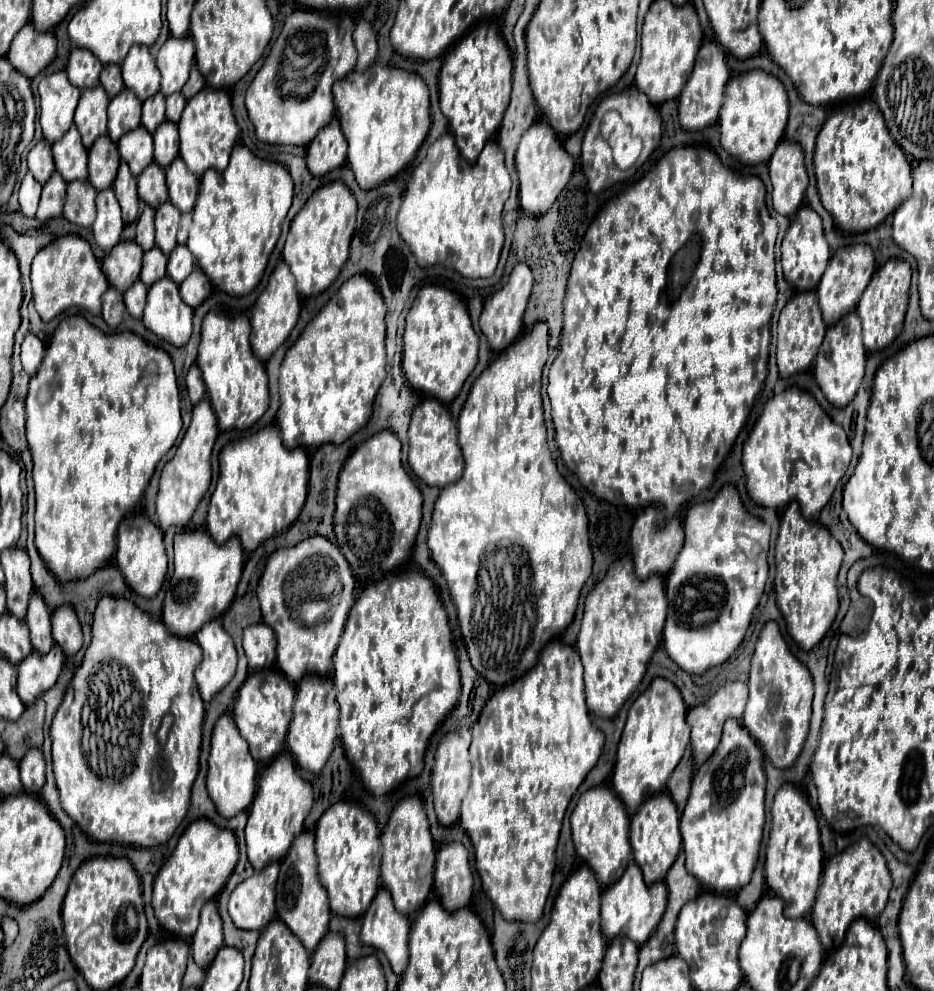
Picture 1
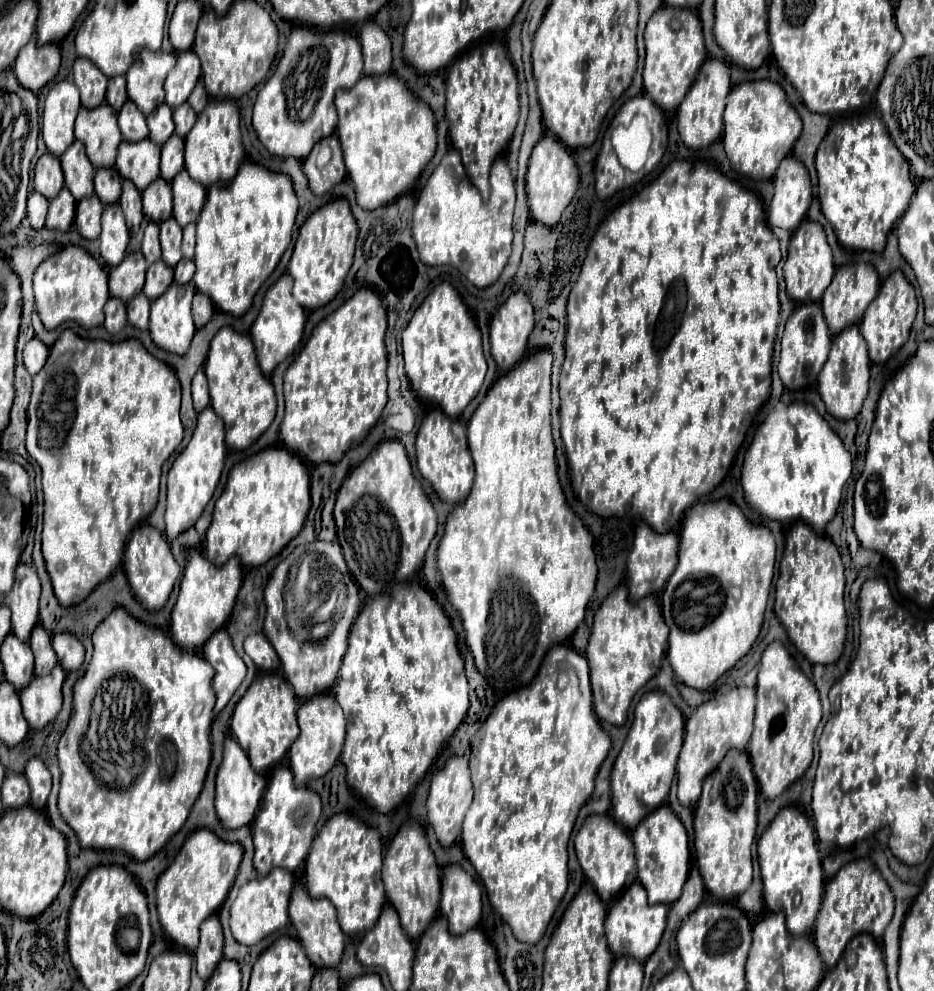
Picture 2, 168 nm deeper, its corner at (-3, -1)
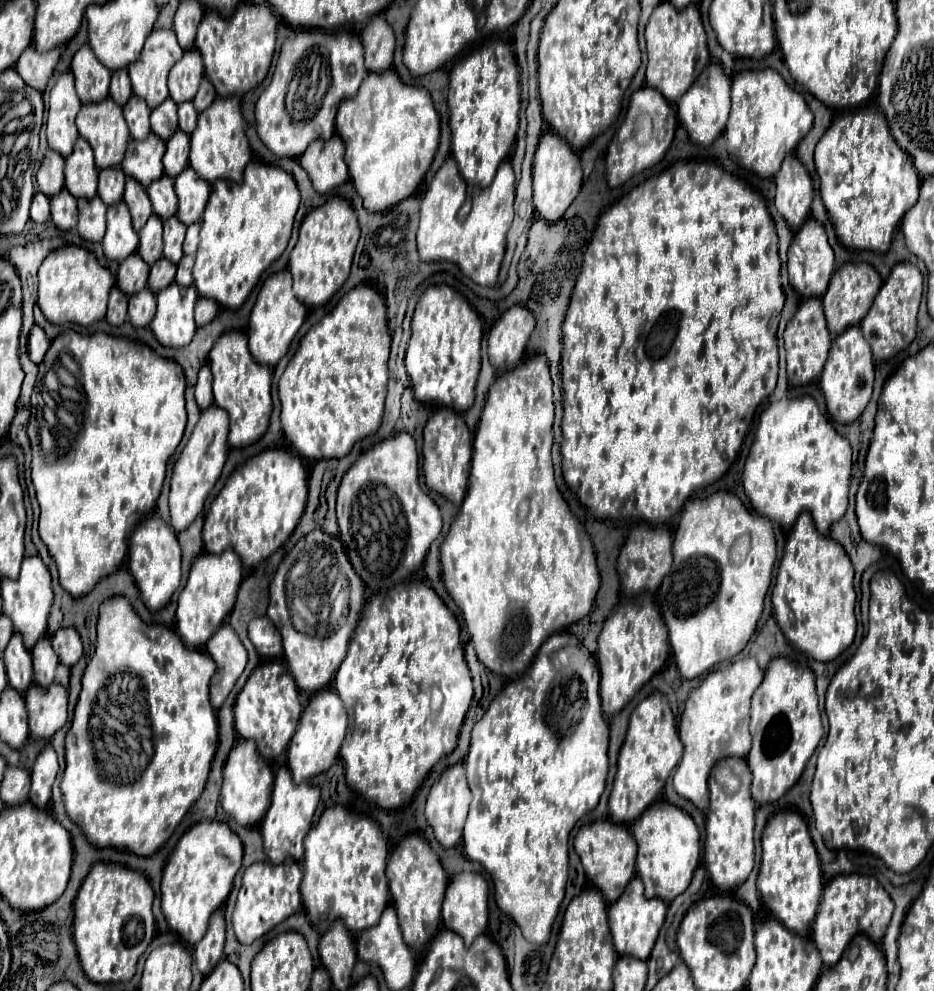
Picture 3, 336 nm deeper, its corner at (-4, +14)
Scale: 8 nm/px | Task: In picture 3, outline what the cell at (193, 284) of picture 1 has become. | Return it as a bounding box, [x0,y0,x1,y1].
[195,297,219,327]

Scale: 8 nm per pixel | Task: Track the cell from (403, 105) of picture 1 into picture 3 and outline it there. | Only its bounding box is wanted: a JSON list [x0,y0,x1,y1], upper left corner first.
[335,73,439,213]

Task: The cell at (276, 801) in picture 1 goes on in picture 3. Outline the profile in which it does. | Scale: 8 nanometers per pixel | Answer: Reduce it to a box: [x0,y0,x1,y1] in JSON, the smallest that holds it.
[261,767,319,865]

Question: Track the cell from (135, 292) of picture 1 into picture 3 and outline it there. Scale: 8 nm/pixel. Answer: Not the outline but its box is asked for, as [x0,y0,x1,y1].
[129,289,155,329]

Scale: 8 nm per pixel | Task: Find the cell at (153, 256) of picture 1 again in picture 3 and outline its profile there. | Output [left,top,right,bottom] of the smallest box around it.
[149,257,177,293]

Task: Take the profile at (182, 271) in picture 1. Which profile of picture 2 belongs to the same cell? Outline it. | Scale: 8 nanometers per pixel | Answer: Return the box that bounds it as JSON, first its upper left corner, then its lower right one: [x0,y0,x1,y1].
[174,258,194,284]

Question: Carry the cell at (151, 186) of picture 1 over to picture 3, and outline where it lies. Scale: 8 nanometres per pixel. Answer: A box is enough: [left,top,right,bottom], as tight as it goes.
[147,177,177,221]

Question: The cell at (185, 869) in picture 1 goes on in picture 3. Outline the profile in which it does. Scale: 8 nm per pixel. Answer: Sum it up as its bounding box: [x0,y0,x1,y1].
[161,821,243,945]

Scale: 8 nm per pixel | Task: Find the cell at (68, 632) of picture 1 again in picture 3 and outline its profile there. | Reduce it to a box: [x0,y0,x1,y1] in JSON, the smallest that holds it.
[51,627,83,667]

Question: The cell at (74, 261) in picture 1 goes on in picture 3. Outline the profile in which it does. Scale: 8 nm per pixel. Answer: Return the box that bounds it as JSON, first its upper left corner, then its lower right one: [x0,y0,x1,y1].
[39,247,115,325]

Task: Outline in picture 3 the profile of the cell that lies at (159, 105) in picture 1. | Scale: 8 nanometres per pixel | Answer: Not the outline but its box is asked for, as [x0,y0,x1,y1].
[151,99,177,141]

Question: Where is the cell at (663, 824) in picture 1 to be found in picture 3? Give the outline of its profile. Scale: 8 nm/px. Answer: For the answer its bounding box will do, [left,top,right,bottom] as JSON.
[631,799,701,903]

